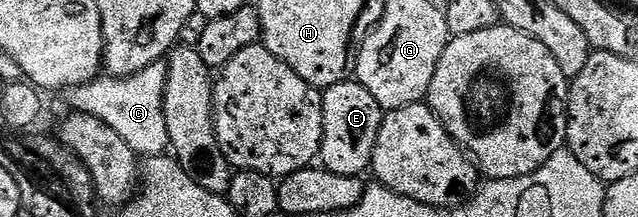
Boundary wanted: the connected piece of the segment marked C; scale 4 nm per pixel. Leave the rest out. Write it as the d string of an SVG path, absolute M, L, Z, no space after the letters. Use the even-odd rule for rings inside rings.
M159 60L151 67L143 70L136 79L119 83L110 99L109 109L105 113L105 121L116 136L125 140L138 155L161 155L166 152L165 116L163 115L163 99L165 98L165 79L168 64Z

